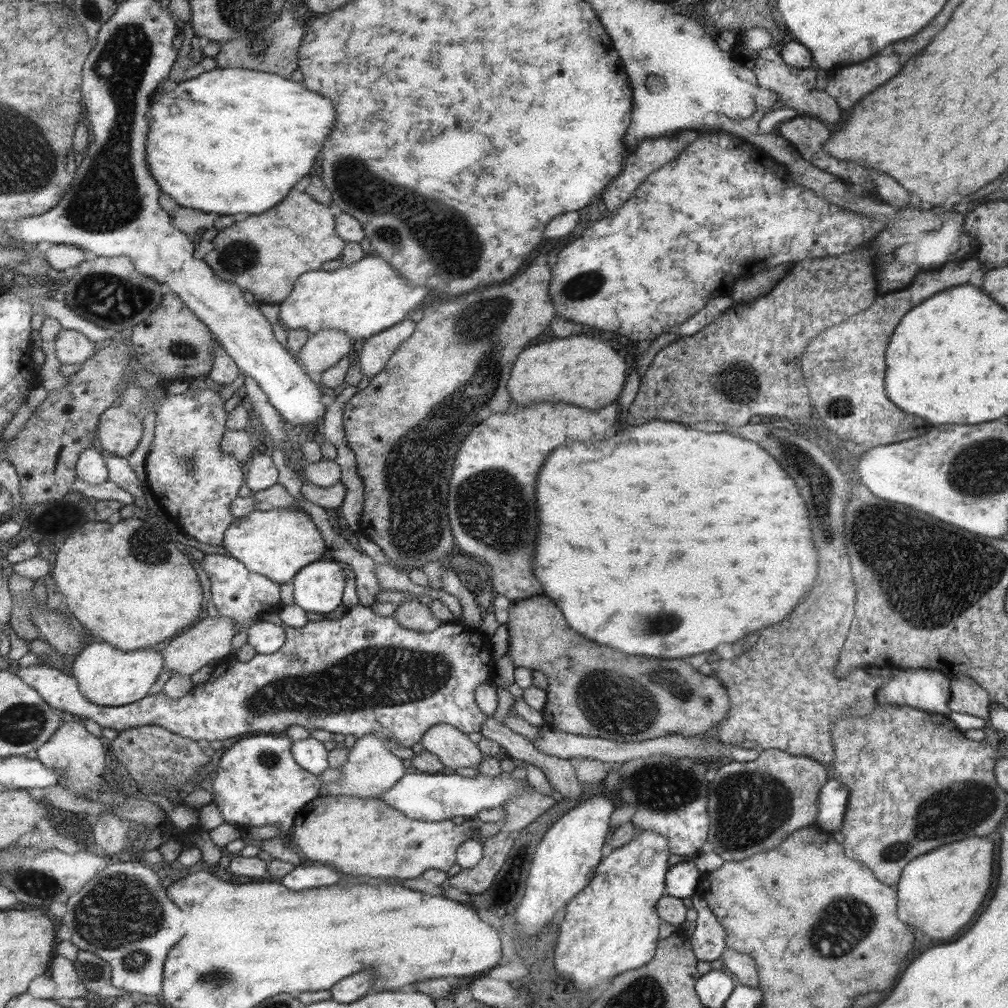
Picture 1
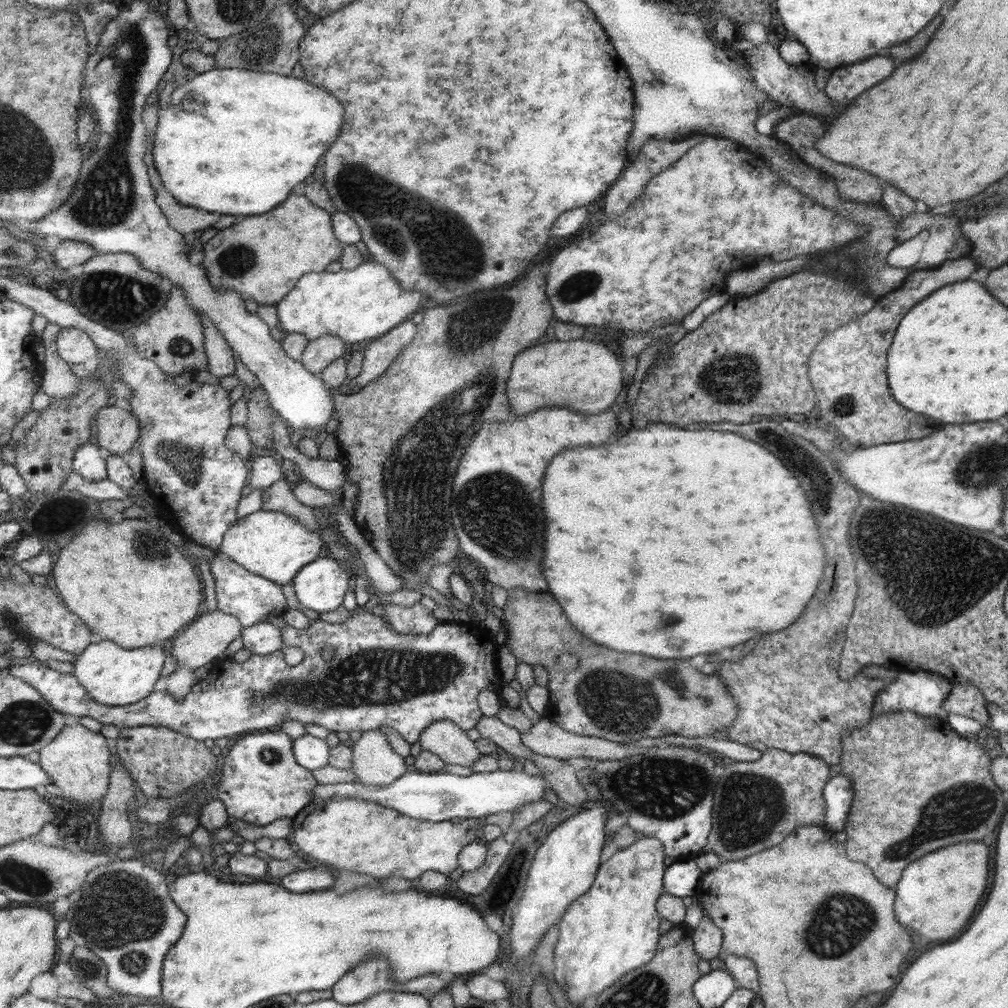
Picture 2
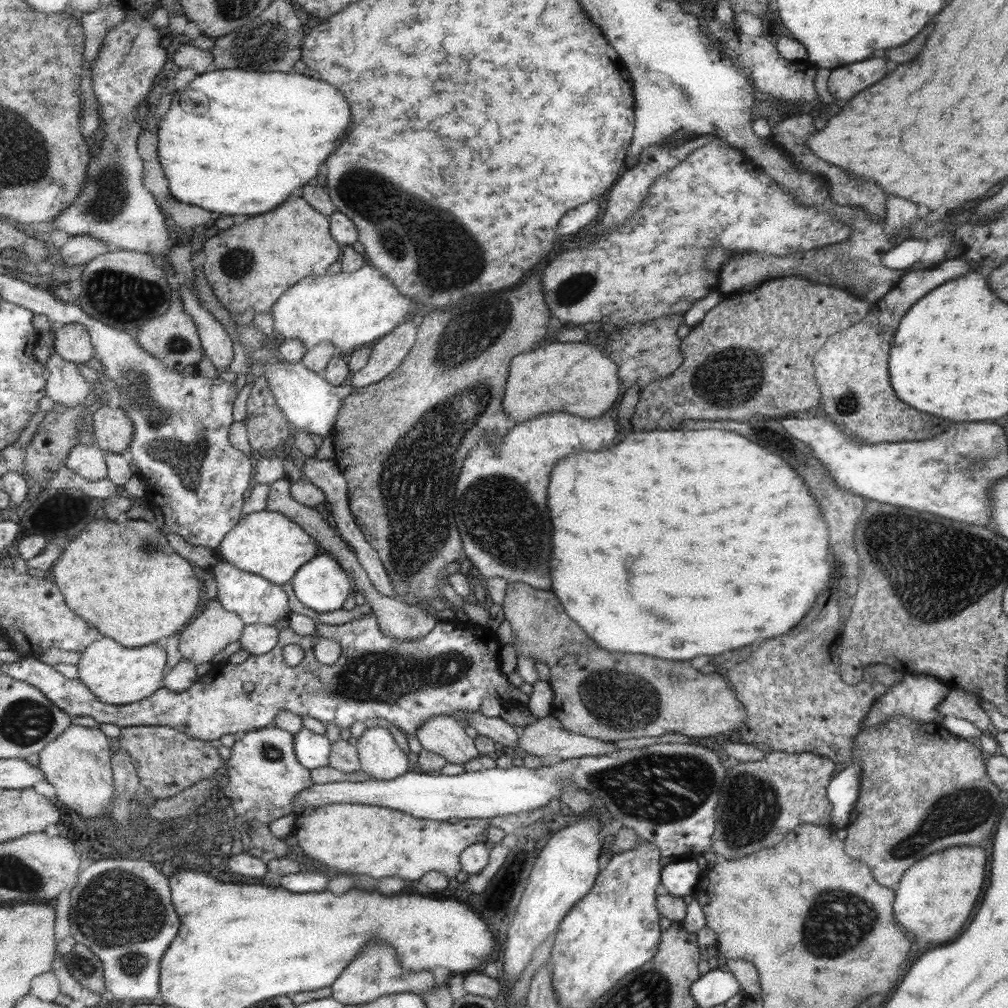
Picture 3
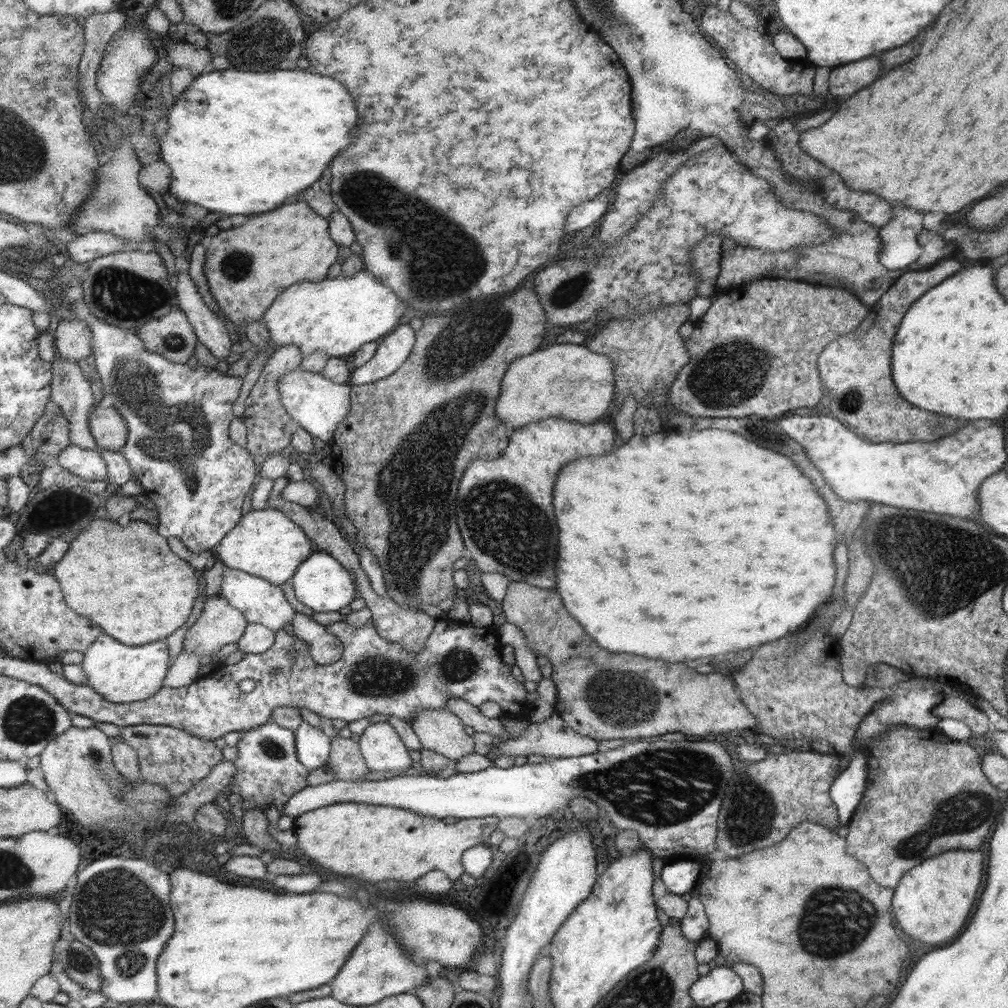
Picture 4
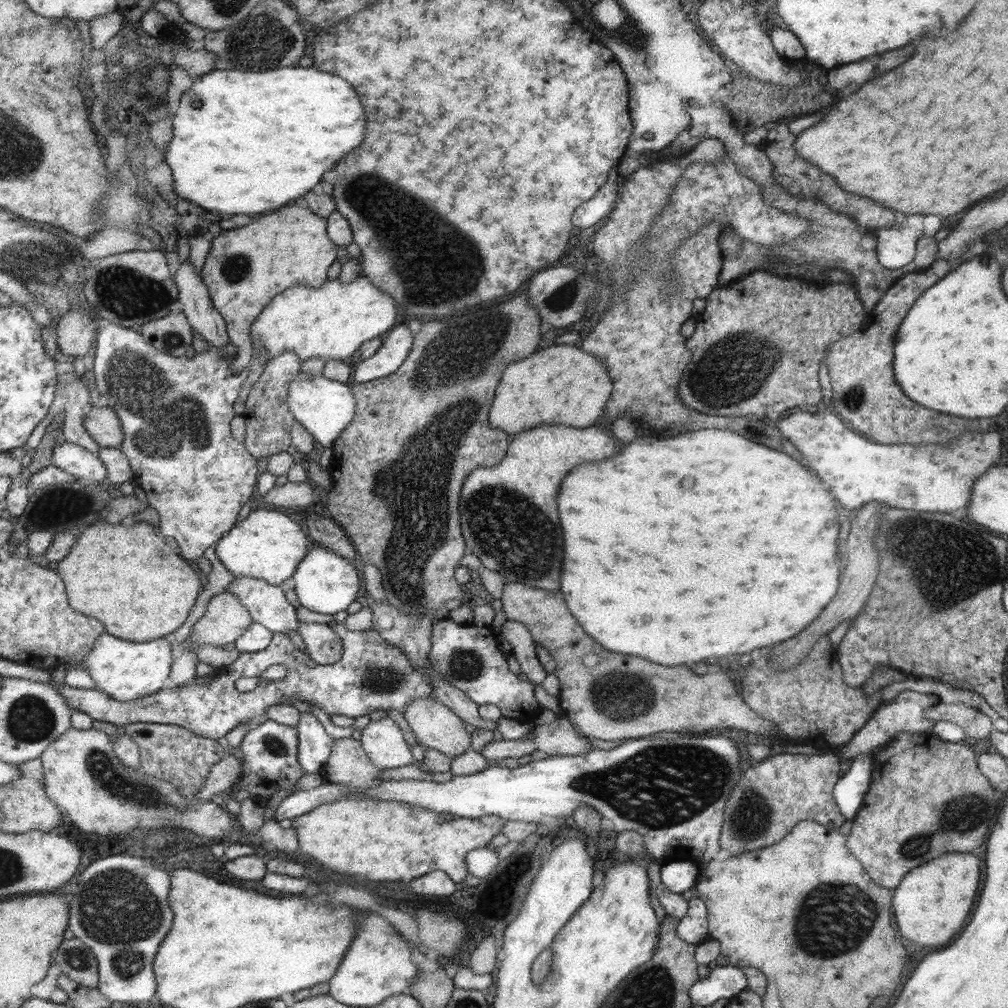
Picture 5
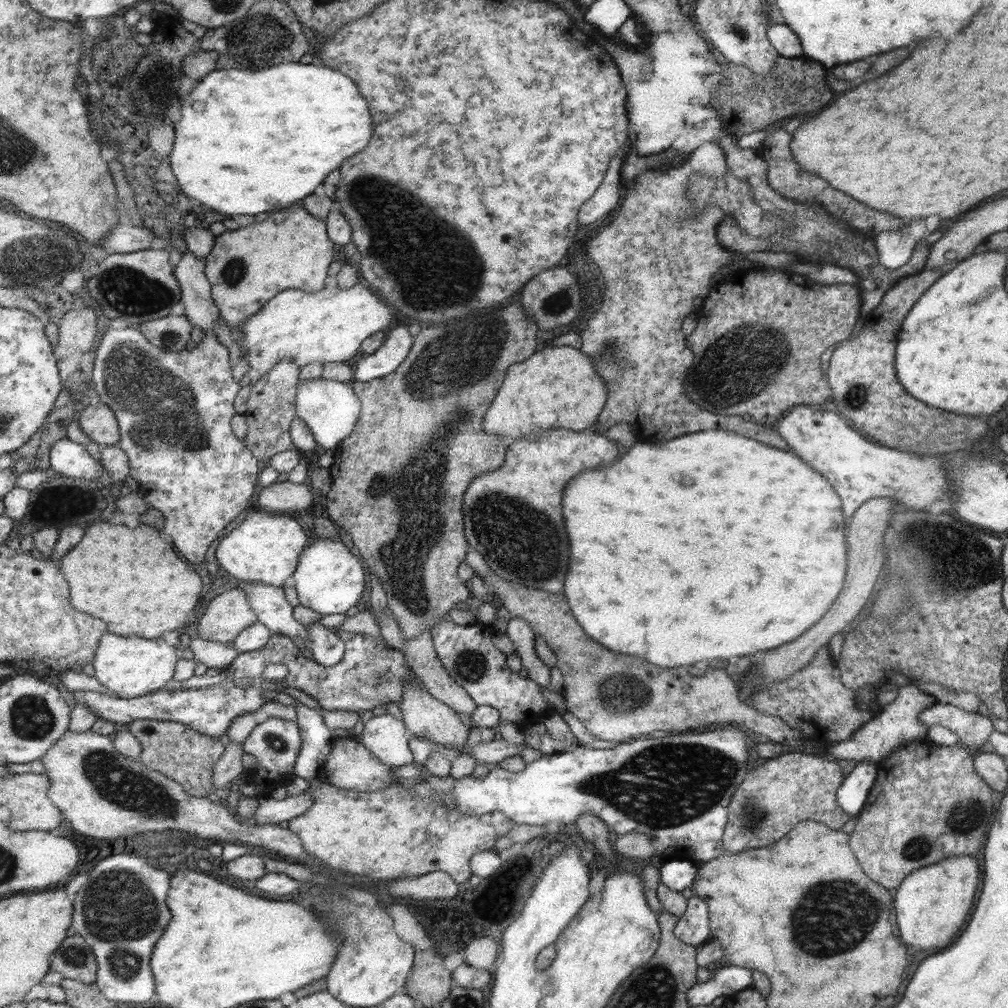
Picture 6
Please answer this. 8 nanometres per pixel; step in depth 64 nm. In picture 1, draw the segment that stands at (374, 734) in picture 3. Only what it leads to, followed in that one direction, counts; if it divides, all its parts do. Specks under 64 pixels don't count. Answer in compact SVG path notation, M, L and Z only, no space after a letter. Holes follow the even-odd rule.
M366 734L357 738L353 747L348 750L348 761L338 769L343 777L334 783L321 782L319 793L323 796L347 795L377 799L405 774L401 764L401 760L391 754L385 742L374 734Z

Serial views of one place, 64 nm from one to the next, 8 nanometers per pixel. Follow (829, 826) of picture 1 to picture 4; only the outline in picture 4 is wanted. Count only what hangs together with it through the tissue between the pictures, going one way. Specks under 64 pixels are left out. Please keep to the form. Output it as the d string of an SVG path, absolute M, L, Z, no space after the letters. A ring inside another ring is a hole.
M859 751L853 753L848 766L838 775L830 786L829 794L841 825L847 825L853 811L857 808L866 787L868 764L866 756Z

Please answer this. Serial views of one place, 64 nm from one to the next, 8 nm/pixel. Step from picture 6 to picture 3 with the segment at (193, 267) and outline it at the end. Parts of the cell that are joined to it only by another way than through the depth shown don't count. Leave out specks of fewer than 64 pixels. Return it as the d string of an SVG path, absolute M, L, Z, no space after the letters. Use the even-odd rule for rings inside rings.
M180 281L178 292L183 301L184 310L192 317L197 326L200 346L204 355L211 360L216 371L224 371L231 362L233 342L221 325L201 304L193 292L191 284Z

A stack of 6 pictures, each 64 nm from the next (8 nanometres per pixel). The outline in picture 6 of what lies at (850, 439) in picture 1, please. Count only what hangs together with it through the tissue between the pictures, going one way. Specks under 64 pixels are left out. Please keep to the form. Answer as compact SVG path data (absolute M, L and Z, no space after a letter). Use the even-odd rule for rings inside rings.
M943 270L922 271L911 277L903 277L892 286L879 305L865 314L862 329L855 337L839 342L829 355L826 379L832 389L830 400L839 414L845 415L854 428L869 434L885 446L917 454L941 454L963 451L971 442L987 432L987 424L975 416L963 416L945 412L923 404L913 398L901 386L896 377L896 342L900 326L920 296L941 275Z

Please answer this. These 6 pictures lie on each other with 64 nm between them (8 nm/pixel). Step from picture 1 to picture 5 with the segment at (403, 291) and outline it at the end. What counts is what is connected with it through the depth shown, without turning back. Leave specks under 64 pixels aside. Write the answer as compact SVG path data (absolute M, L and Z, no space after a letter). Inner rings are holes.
M365 276L357 277L353 282L339 282L338 280L326 280L319 288L311 286L291 286L283 292L276 294L271 301L265 305L264 310L257 316L250 326L252 339L252 352L258 348L267 350L267 361L283 354L292 352L297 355L300 362L310 358L321 358L328 360L345 360L355 352L361 343L371 340L381 334L386 334L395 324L395 302L389 294L385 294L379 287L373 284Z

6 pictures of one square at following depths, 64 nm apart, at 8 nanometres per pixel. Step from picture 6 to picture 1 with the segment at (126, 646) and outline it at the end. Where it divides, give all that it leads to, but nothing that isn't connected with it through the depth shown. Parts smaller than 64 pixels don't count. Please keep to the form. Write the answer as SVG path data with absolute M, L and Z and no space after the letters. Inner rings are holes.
M97 642L75 658L73 674L91 702L99 706L125 706L148 697L163 668L164 658L159 647L125 651L111 646L109 642Z

